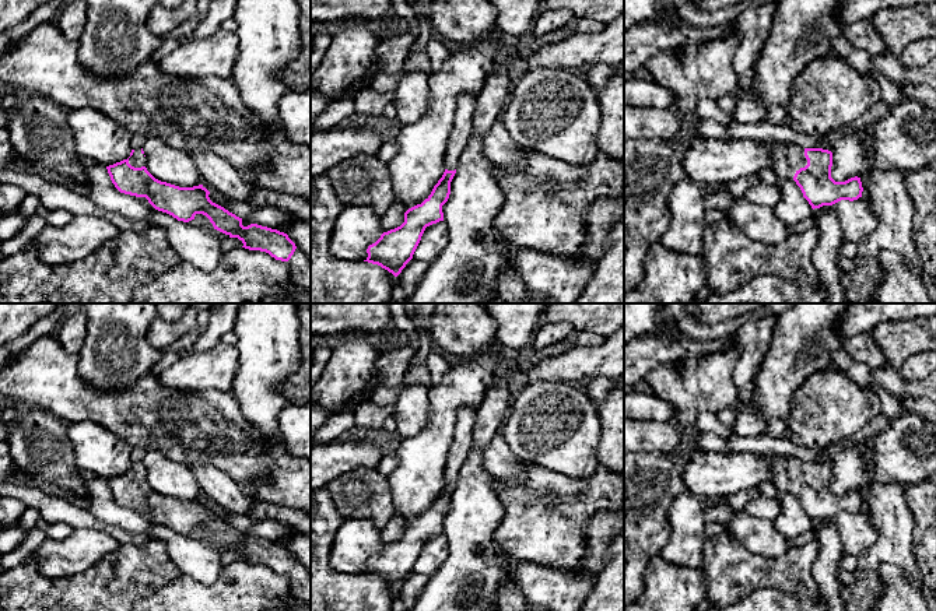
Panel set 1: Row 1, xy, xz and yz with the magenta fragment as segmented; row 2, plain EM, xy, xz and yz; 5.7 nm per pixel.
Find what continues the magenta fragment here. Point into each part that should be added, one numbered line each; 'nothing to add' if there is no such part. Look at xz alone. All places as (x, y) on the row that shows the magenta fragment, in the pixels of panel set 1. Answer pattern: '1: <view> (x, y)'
1: xz (463, 125)

